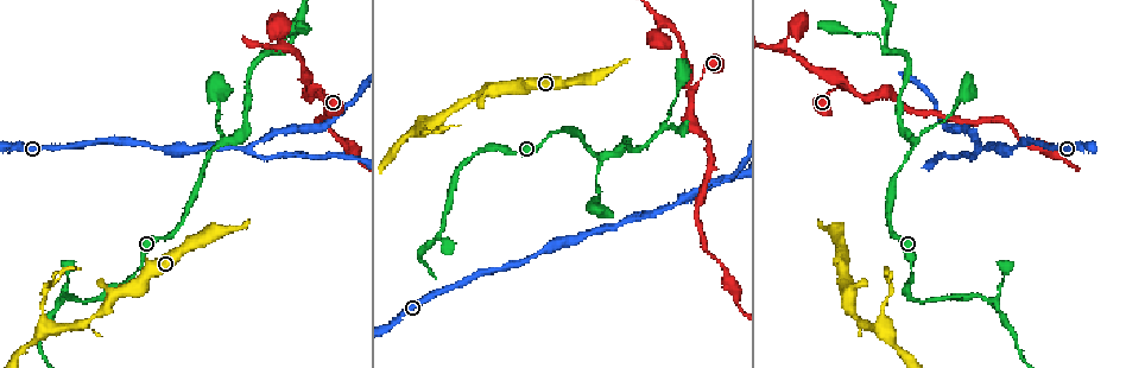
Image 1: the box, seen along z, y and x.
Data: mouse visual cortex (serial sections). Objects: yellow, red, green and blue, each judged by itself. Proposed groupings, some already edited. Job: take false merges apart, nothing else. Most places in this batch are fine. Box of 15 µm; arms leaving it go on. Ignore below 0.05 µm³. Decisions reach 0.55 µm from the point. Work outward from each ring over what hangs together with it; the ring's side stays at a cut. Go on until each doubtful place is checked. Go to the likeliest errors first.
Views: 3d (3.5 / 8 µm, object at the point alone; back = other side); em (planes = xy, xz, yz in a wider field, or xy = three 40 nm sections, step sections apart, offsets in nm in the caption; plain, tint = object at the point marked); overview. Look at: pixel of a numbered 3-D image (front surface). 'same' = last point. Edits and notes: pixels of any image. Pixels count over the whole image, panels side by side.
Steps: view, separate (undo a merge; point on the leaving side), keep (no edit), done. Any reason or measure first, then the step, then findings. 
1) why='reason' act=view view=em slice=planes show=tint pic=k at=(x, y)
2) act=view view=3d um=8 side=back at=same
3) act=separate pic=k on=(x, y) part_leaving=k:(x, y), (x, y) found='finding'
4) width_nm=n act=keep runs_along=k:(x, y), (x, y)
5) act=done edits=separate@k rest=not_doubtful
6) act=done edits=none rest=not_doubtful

why='two arms in line, one across' act=view view=3d um=3.5 side=back pic=1 at=(246, 150)

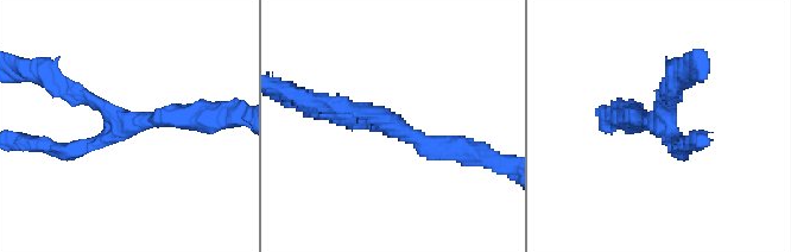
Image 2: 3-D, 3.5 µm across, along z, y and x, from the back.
arms=3 arm_widths_nm=200,200,300 why='need the tissue' act=view view=em slice=planes show=tint pic=2 at=(124, 123)

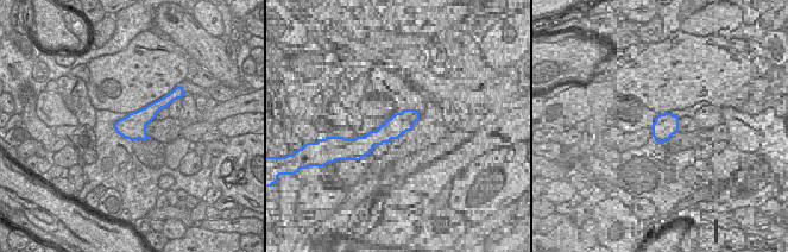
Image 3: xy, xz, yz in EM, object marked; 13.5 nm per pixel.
act=keep runs_along=2:(462, 152), (323, 109) found='one cell here'

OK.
why='a narrow waist' act=view view=3d um=3.5 pic=1 at=(312, 85)

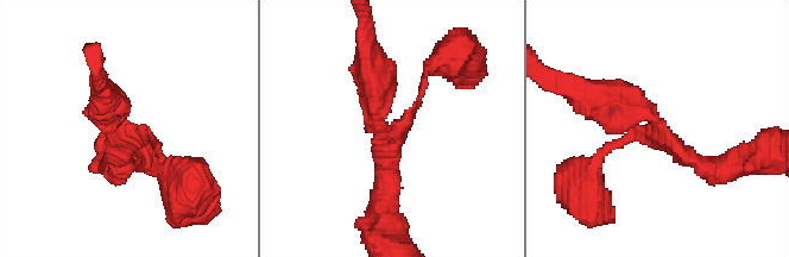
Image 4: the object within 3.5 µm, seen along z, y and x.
arms=3 arm_widths_nm=100,250,400 why='now the EM' act=view view=em slice=planes show=tint pic=4 at=(126, 133)

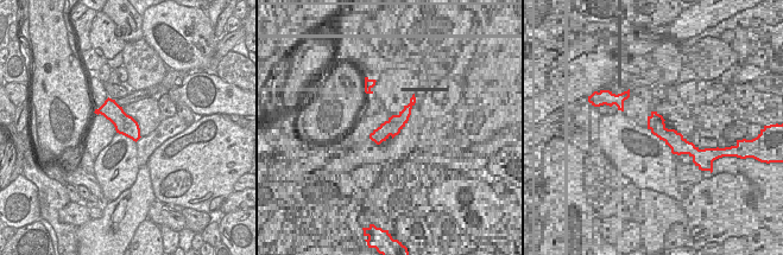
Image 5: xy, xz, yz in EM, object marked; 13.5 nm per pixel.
act=keep runs_along=4:(425, 75), (378, 193) found='one cell here'

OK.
why='branch point' act=view view=3d um=3.5 pic=1 at=(883, 318)

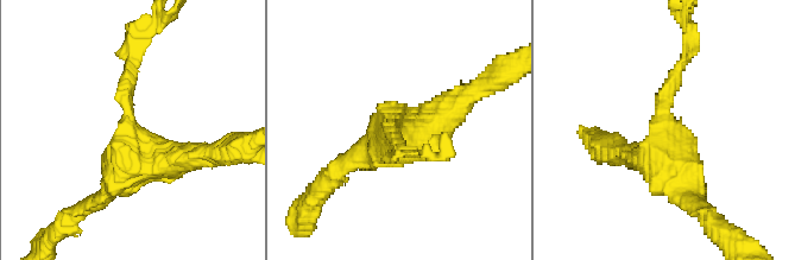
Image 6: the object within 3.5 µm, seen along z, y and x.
arms=3 arm_widths_nm=200,250,300 act=view view=em slice=xy step=3 show=tint pic=6 at=(396, 125)

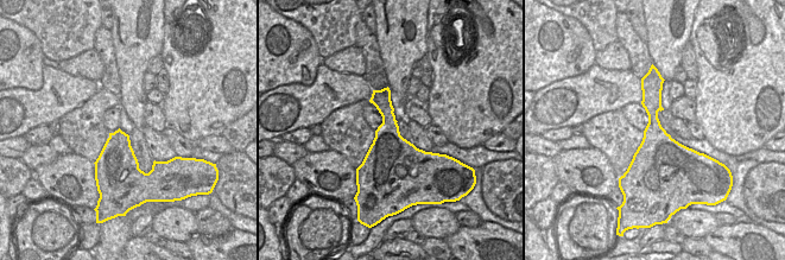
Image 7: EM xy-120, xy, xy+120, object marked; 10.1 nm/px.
act=separate pic=6 on=(685, 58) part_leaving=6:(662, 97), (687, 57), (687, 29) found='two cells meet here'

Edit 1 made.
act=done edits=separate@6 rest=not_doubtful

